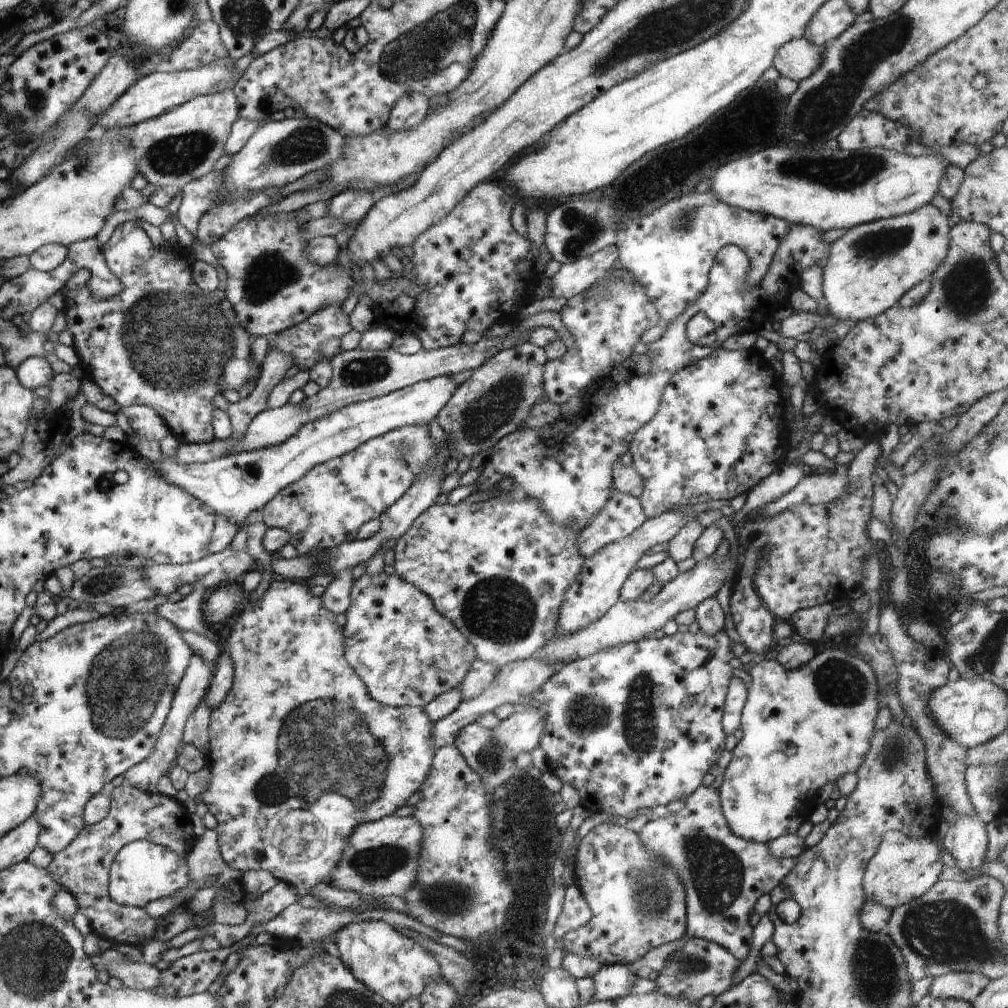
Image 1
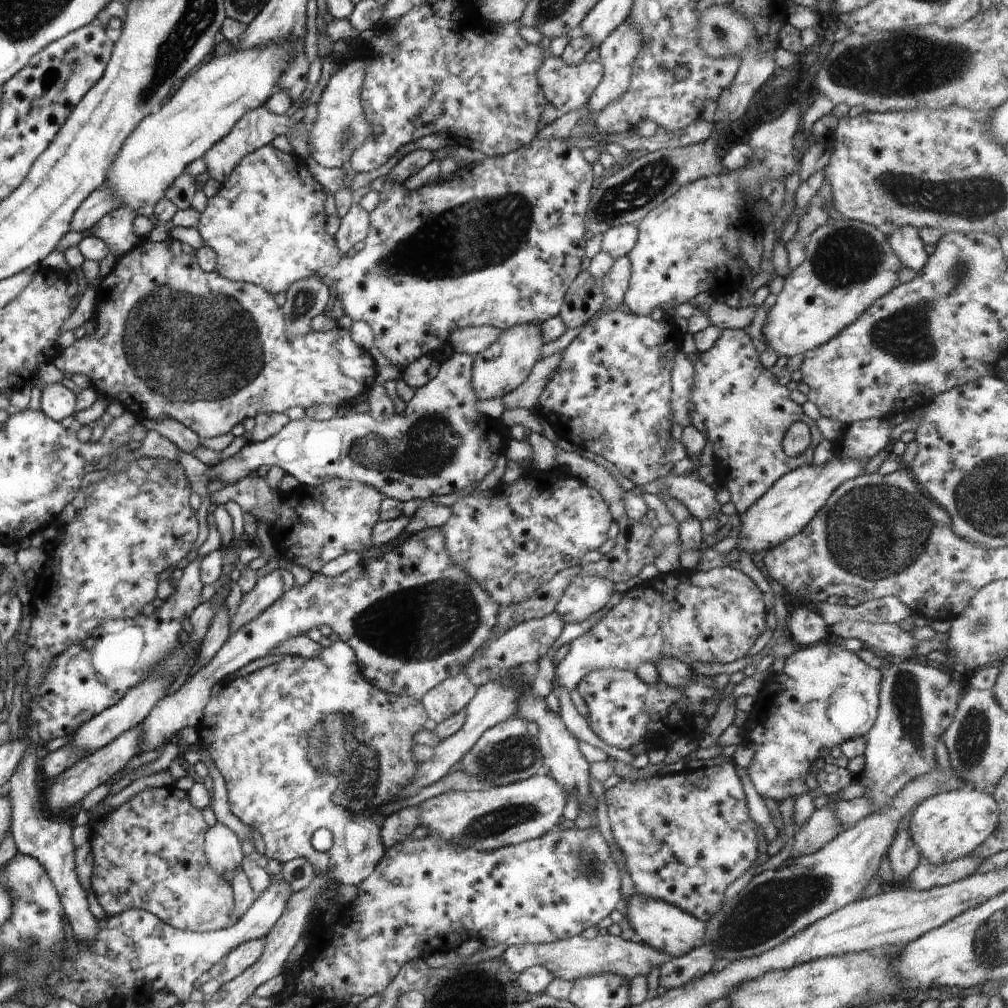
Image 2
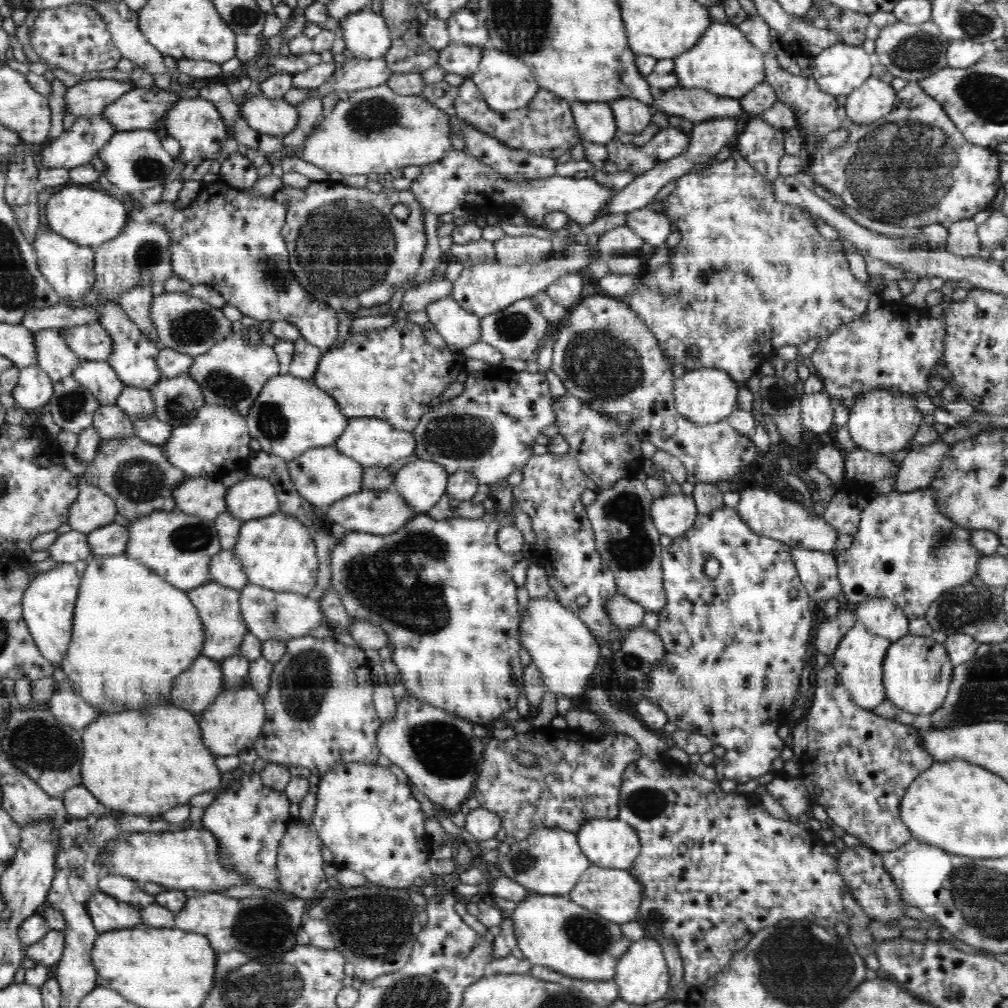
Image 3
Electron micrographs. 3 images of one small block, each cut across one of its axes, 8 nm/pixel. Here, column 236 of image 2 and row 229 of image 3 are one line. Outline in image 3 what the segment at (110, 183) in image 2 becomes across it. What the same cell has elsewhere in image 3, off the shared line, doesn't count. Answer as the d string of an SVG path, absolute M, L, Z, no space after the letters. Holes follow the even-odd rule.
M66 185L62 190L55 192L46 204L46 220L50 230L72 242L93 248L98 248L100 244L117 237L128 219L130 216L123 202L115 198L114 193L82 185Z

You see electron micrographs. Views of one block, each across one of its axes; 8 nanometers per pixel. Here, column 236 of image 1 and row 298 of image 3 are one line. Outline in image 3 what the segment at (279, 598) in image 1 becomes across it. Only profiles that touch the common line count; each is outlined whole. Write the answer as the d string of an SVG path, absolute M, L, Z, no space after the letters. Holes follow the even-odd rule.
M737 150L729 151L726 158L710 162L706 168L694 173L681 176L676 183L676 188L666 196L662 202L666 208L663 212L668 217L672 225L677 226L679 232L679 243L671 247L671 257L667 264L661 265L656 270L648 270L647 274L639 277L638 288L630 294L617 297L627 304L642 320L645 327L655 336L660 350L672 364L683 364L688 370L700 368L717 368L726 371L735 381L743 384L756 370L776 354L778 348L792 344L800 346L808 342L810 338L826 340L832 332L836 332L840 326L852 322L856 316L862 316L868 310L871 289L866 284L858 281L852 274L847 261L847 256L843 247L843 241L836 239L826 240L818 231L814 223L815 216L802 209L802 207L792 204L781 204L772 193L774 187L766 177L762 176L749 162L746 162ZM692 344L698 346L700 350L699 359L688 359L688 349Z

